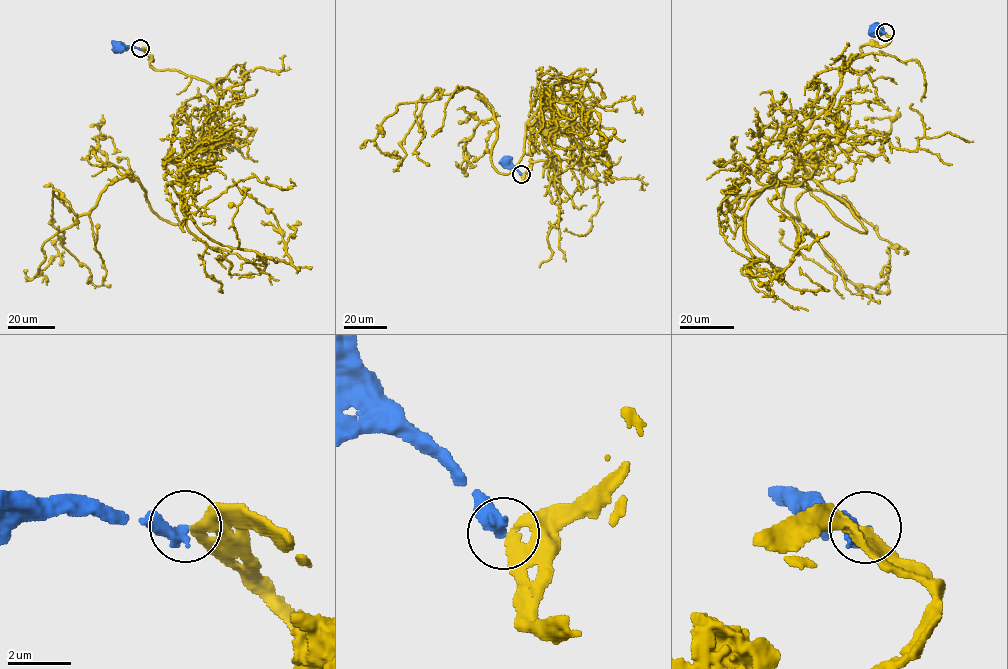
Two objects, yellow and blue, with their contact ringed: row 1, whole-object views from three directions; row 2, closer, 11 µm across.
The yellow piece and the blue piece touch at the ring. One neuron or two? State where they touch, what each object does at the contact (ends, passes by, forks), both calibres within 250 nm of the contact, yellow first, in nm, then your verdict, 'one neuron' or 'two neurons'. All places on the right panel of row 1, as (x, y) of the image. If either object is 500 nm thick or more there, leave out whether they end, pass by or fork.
at (885, 32); yellow ends there; blue ends there; 340 nm thick on the yellow side, 400 nm on the other; two neurons

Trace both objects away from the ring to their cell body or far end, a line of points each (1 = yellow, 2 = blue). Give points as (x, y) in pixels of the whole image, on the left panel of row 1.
1: (141, 48), (218, 97), (170, 185), (188, 214), (168, 222), (119, 178), (43, 244), (38, 275), (60, 265)
2: (141, 48), (118, 48), (120, 46)

